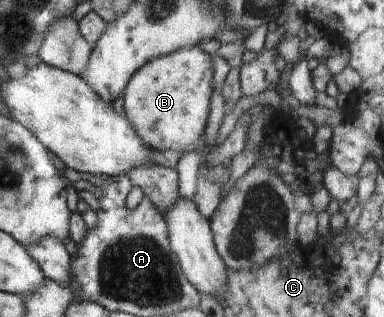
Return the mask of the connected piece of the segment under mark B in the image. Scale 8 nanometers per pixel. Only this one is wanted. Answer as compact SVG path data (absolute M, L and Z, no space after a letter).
M193 45L151 59L133 73L124 90L123 105L129 123L133 123L131 127L147 147L154 151L185 152L204 137L213 91L211 63L211 55L200 45Z

